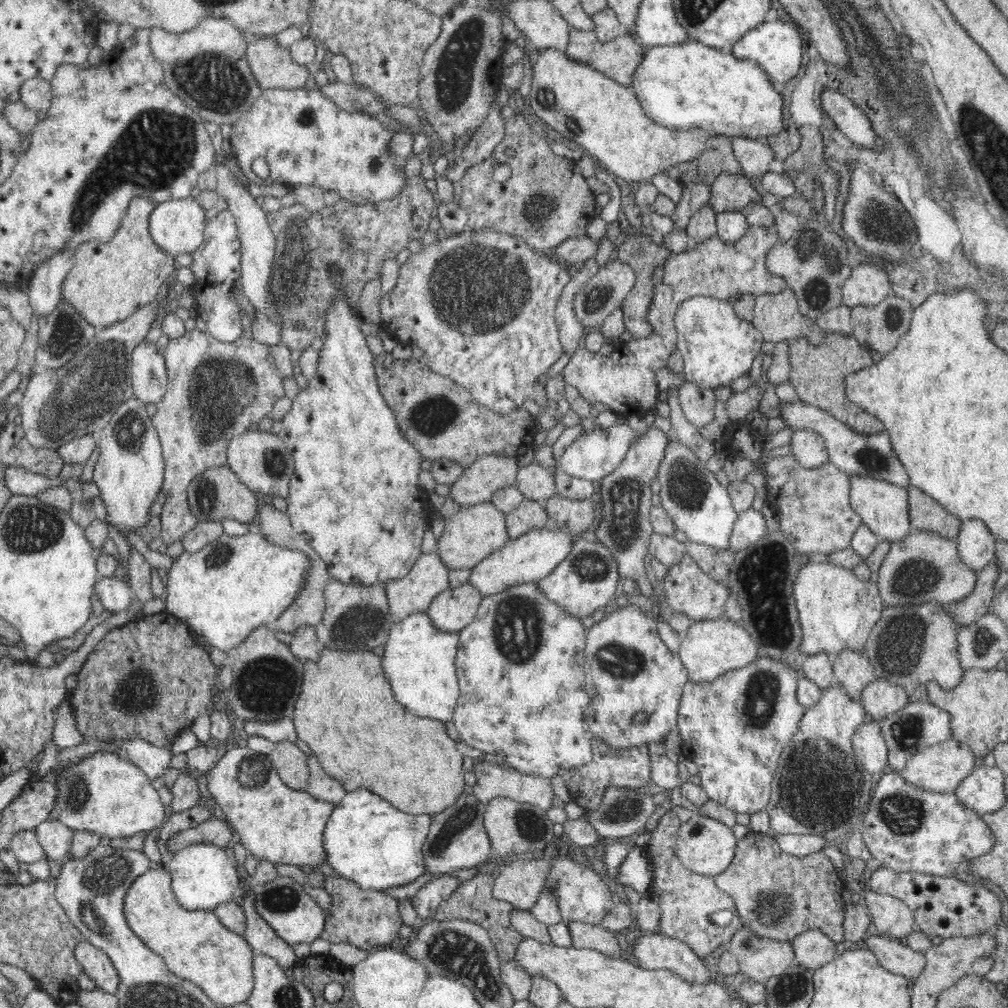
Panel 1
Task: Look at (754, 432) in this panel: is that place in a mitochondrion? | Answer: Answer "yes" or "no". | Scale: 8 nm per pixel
no

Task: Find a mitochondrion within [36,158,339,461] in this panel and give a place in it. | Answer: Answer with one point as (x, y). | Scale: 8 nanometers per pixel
(101, 384)

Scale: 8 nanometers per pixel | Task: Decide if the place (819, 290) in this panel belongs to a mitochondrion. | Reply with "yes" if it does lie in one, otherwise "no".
yes

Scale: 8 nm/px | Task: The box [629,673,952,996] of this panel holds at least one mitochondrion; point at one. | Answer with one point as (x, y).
(820, 783)

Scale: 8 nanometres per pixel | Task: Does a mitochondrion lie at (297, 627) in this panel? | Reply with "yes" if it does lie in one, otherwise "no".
no

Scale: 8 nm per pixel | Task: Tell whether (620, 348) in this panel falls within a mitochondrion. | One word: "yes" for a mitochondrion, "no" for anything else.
no

